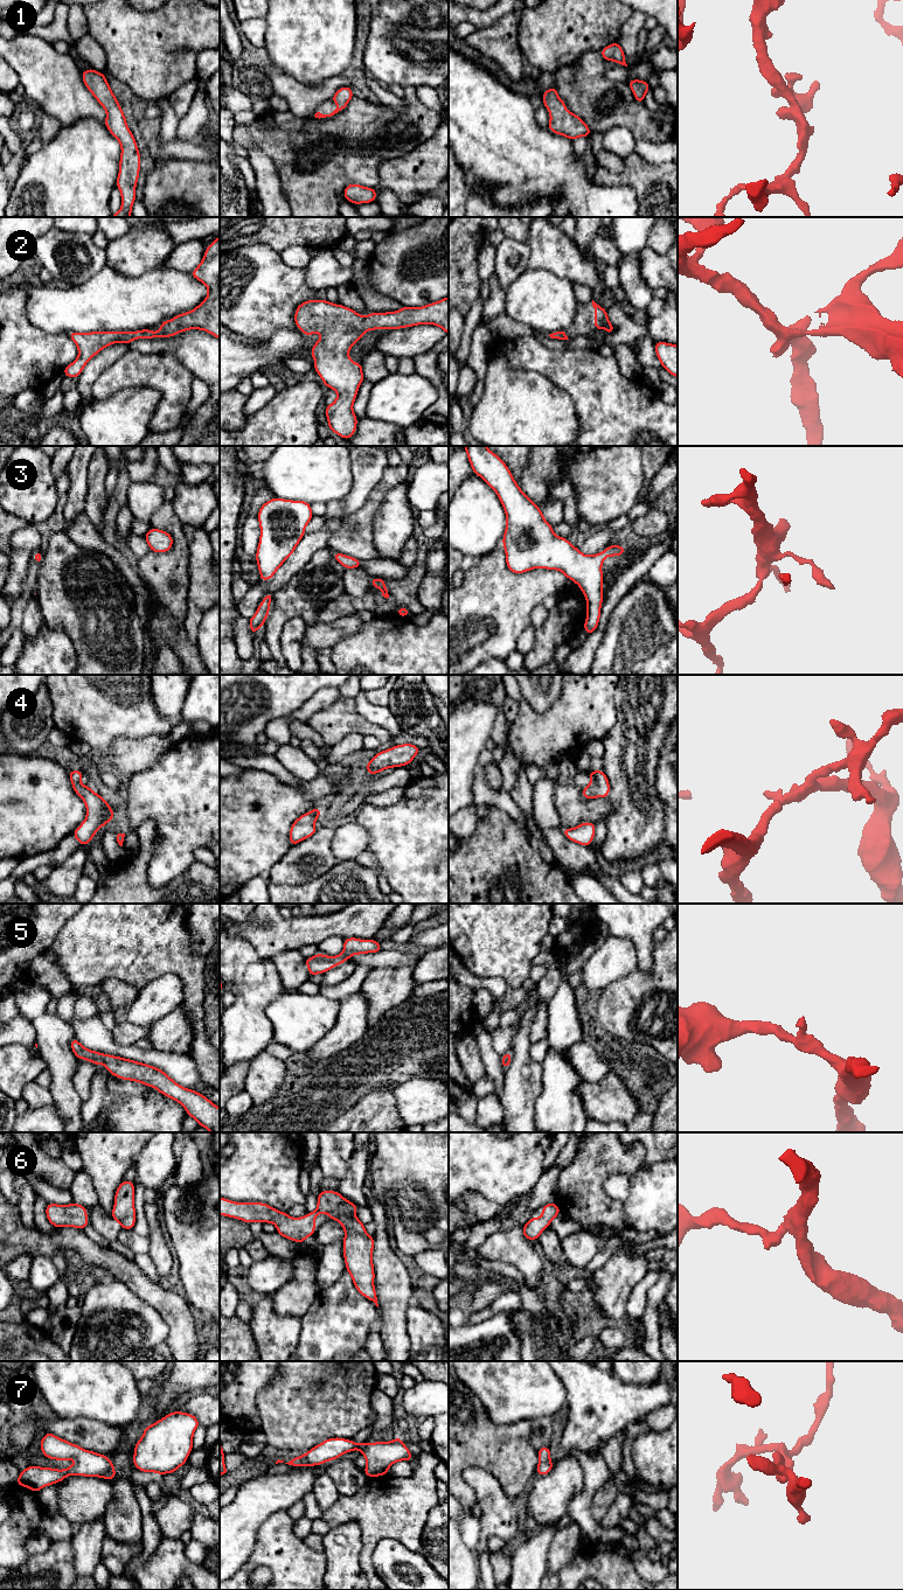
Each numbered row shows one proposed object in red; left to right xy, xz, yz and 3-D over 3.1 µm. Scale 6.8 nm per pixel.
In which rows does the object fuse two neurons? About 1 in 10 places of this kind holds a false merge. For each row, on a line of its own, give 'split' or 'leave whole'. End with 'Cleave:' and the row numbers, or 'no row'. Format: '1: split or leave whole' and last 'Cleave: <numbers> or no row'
1: leave whole
2: leave whole
3: leave whole
4: leave whole
5: leave whole
6: leave whole
7: leave whole
Cleave: no row

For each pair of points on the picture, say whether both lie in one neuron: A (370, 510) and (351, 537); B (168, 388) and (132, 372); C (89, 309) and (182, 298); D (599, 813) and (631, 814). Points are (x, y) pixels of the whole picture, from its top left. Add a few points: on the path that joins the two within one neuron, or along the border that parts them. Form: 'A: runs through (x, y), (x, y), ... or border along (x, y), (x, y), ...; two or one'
A: runs through (363, 517), (355, 530); one
B: runs through (159, 378), (153, 372), (141, 372); one
C: runs through (112, 302), (143, 302), (151, 298), (159, 298); one
D: border along (606, 797), (610, 803), (610, 813), (605, 820); two

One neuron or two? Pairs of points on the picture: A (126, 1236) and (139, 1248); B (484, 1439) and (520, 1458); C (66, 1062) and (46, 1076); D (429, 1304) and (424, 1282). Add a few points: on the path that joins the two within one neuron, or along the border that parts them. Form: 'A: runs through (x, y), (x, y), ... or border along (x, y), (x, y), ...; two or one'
A: runs through (130, 1239), (136, 1245); one
B: runs through (493, 1446), (500, 1446), (511, 1457); one
C: border along (47, 1068), (50, 1074), (48, 1088); two
D: runs through (425, 1298), (424, 1288); one

